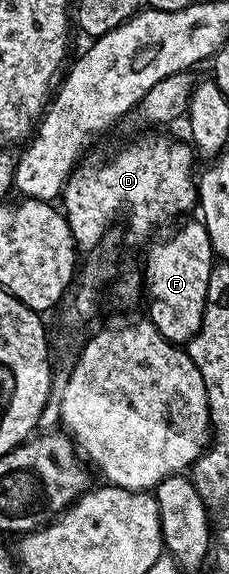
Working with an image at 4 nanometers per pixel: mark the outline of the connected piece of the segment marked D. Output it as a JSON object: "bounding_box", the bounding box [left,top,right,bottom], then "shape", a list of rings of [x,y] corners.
{"bounding_box":[61,137,197,250],"shape":[[[143,137],[121,150],[108,165],[83,163],[71,172],[61,194],[61,209],[80,250],[94,250],[103,234],[114,226],[111,224],[122,209],[127,212],[132,235],[150,238],[158,225],[174,222],[187,215],[182,213],[196,208],[197,168],[191,162],[192,146],[183,141],[174,141],[171,137]]]}

